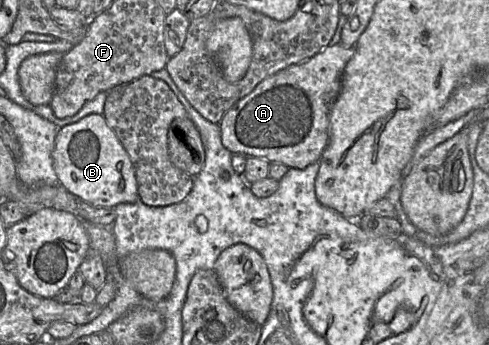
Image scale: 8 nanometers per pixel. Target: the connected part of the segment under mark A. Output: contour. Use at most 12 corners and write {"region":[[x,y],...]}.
{"region":[[354,47],[265,78],[218,123],[232,154],[319,161]]}

